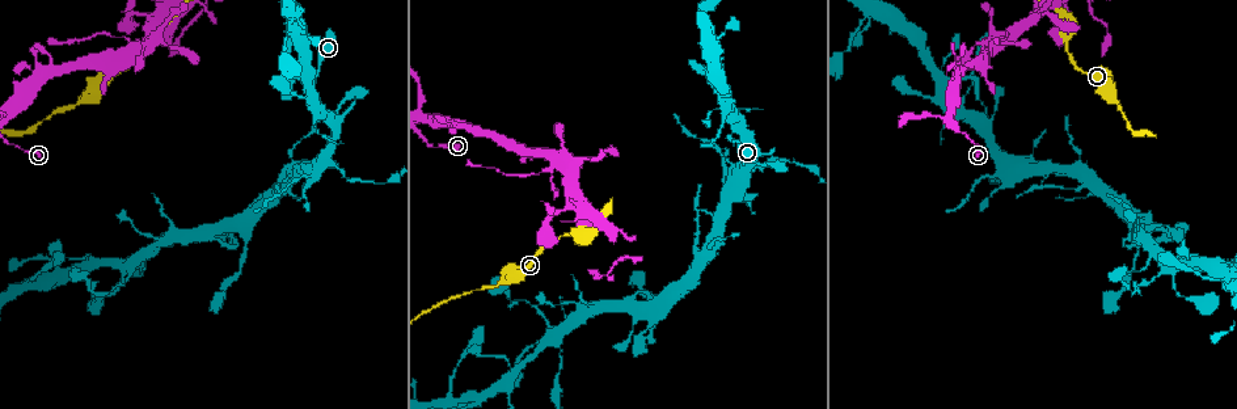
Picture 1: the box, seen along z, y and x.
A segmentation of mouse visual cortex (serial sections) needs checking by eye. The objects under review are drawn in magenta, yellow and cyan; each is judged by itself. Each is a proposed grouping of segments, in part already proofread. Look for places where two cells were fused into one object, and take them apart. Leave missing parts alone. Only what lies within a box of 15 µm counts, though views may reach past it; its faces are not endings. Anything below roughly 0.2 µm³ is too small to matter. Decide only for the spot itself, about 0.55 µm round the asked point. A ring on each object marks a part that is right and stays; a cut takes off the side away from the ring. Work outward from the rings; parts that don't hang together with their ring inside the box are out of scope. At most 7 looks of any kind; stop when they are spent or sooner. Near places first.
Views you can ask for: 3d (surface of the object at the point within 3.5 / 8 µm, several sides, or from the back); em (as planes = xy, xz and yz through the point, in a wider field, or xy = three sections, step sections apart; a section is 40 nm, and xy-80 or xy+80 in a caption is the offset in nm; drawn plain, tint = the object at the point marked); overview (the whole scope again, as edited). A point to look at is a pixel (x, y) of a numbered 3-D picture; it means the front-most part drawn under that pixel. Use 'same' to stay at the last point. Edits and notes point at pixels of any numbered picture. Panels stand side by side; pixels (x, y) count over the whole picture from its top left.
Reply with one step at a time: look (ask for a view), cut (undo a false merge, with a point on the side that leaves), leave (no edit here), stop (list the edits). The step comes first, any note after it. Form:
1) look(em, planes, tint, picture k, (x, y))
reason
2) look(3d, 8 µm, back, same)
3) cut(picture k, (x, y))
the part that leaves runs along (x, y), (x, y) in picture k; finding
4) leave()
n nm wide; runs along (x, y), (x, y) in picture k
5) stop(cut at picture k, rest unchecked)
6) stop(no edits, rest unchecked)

look(3d, 3.5 µm, back, picture 1, (506, 284))
thick turns thin

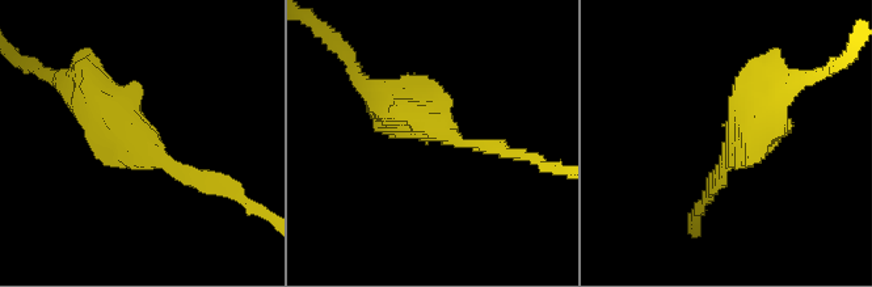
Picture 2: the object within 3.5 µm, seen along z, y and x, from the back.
look(em, xy, step 1, plain, picture 2, (442, 130))
arms of 200, 500 nm

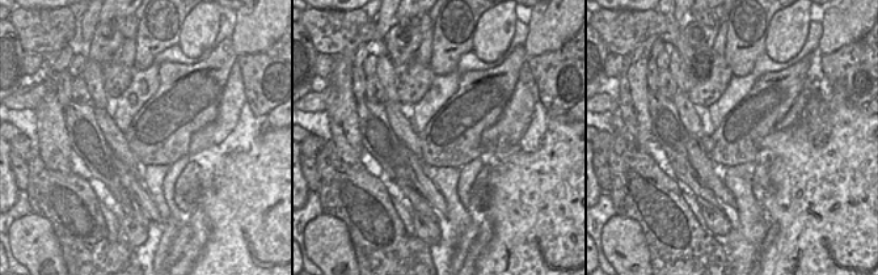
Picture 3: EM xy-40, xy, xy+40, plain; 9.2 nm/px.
look(em, xy, step 1, tint, same)

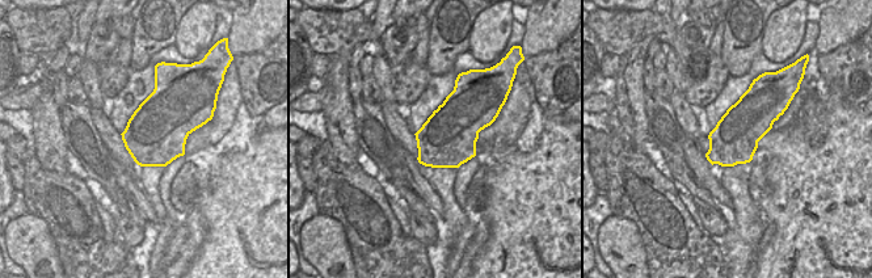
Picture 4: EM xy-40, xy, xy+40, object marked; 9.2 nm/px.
leave()
runs along (83, 101), (168, 165), (220, 185) in picture 2; one cell here

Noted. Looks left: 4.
look(3d, 3.5 µm, picture 1, (733, 124))
abrupt turn

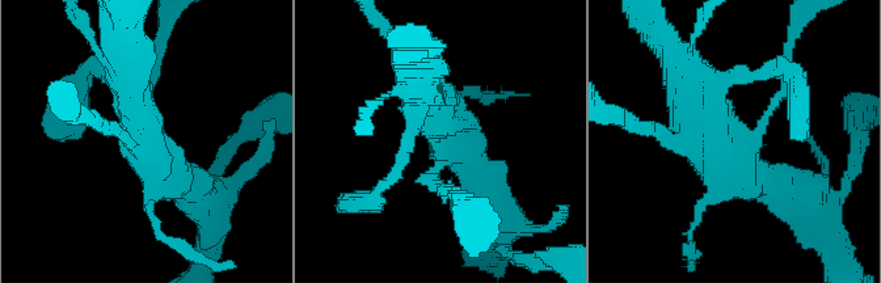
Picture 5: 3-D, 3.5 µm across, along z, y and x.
look(em, xy, step 2, plain, picture 5, (443, 145))

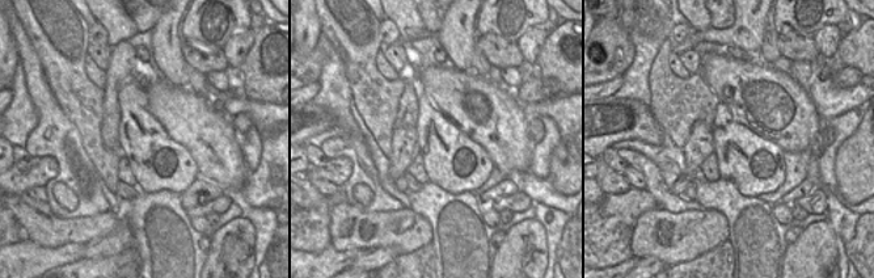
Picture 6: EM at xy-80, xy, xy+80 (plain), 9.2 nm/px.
look(em, xy, step 2, tint, same)
where the object lies

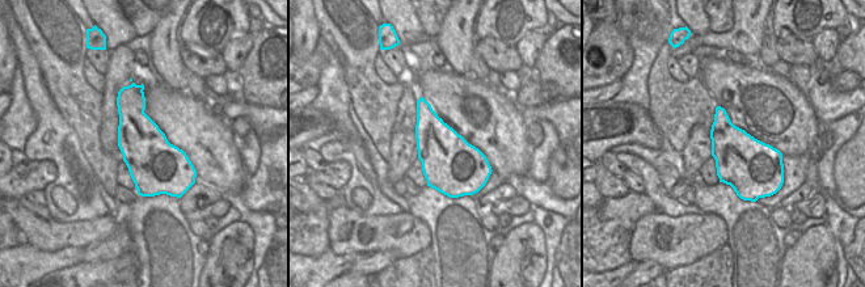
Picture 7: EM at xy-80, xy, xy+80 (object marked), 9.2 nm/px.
leave()
550 nm wide; runs along (150, 84), (146, 148), (194, 189) in picture 5; all the same cell

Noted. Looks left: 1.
stop(no edits, rest unchecked)

